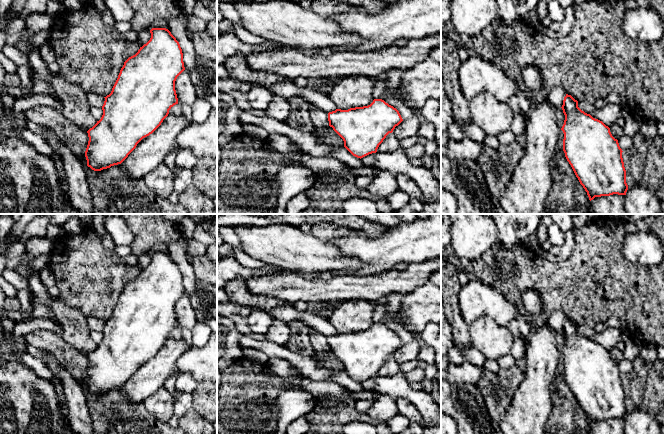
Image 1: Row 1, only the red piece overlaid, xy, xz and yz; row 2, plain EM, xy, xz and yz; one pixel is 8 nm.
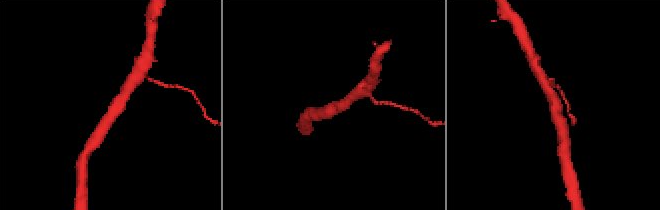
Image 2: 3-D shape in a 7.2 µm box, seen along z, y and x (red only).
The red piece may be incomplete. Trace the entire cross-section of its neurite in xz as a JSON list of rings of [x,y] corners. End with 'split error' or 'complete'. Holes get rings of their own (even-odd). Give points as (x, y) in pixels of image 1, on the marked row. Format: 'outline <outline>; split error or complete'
outline [[[382,99],[368,106],[336,109],[328,113],[329,126],[343,139],[355,157],[376,153],[379,145],[402,121],[399,111]]]; complete

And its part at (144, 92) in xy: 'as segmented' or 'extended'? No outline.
as segmented

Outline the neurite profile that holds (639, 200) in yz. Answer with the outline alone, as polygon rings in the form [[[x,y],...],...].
[[[642,185],[628,188],[625,197],[626,214],[660,214],[662,211],[655,194]]]

